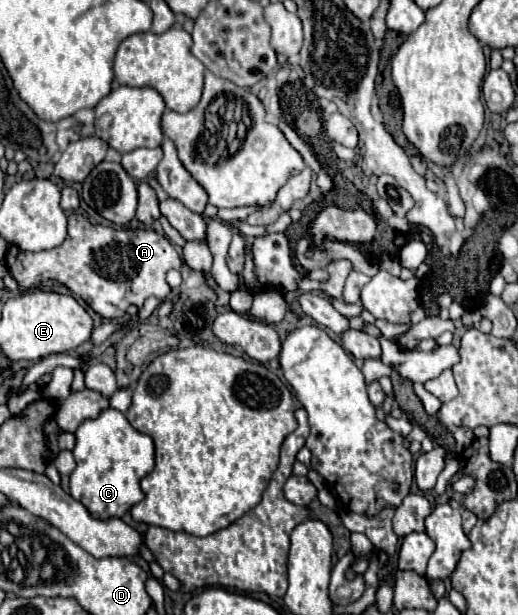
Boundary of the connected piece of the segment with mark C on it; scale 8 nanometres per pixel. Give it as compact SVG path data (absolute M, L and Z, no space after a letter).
M107 407L95 419L85 419L77 427L73 455L77 467L71 473L71 495L93 515L101 519L121 517L131 509L131 505L143 499L139 481L155 465L153 439L133 429L127 417L117 409Z

